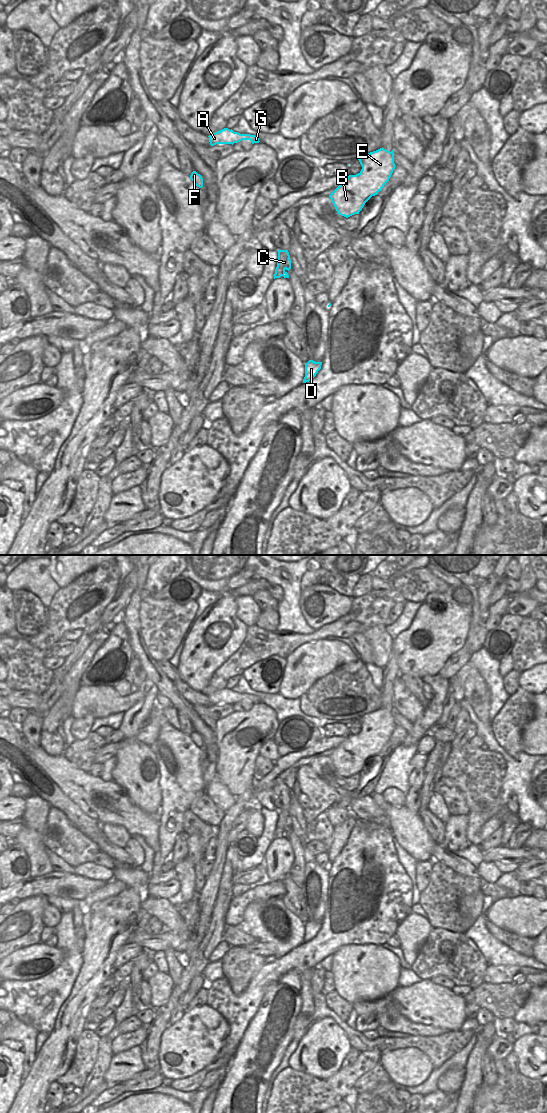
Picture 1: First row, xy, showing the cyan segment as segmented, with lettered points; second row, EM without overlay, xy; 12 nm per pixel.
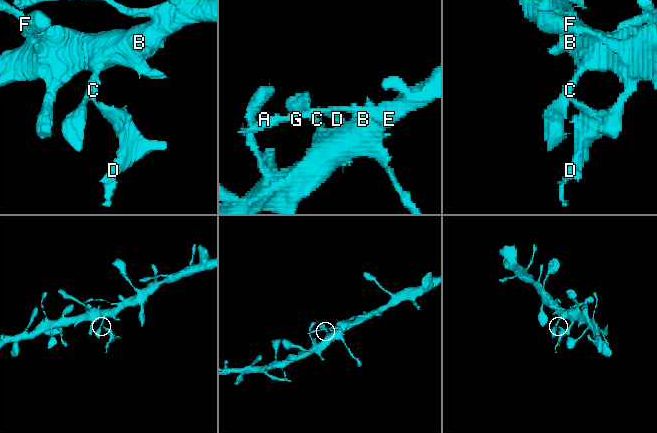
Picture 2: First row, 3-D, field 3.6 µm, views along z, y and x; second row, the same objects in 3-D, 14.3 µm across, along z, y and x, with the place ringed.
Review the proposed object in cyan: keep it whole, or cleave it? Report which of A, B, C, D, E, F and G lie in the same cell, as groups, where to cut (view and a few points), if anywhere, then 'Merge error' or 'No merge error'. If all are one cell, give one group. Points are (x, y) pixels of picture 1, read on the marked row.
Groups: A B C E F G / D. Split along xy (284, 270), (281, 275). Merge error.

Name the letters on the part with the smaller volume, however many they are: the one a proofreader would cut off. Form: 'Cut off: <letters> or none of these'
Cut off: D

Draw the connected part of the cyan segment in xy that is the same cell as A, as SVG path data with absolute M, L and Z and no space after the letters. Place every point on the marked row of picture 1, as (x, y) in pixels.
M224 128L218 132L215 132L209 137L209 142L211 146L216 144L234 144L238 143L242 140L250 140L252 144L259 143L259 138L255 135L250 134L240 134L238 132L234 132L232 129Z

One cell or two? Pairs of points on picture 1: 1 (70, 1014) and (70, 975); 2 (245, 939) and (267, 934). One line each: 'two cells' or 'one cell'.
1: two cells
2: two cells

